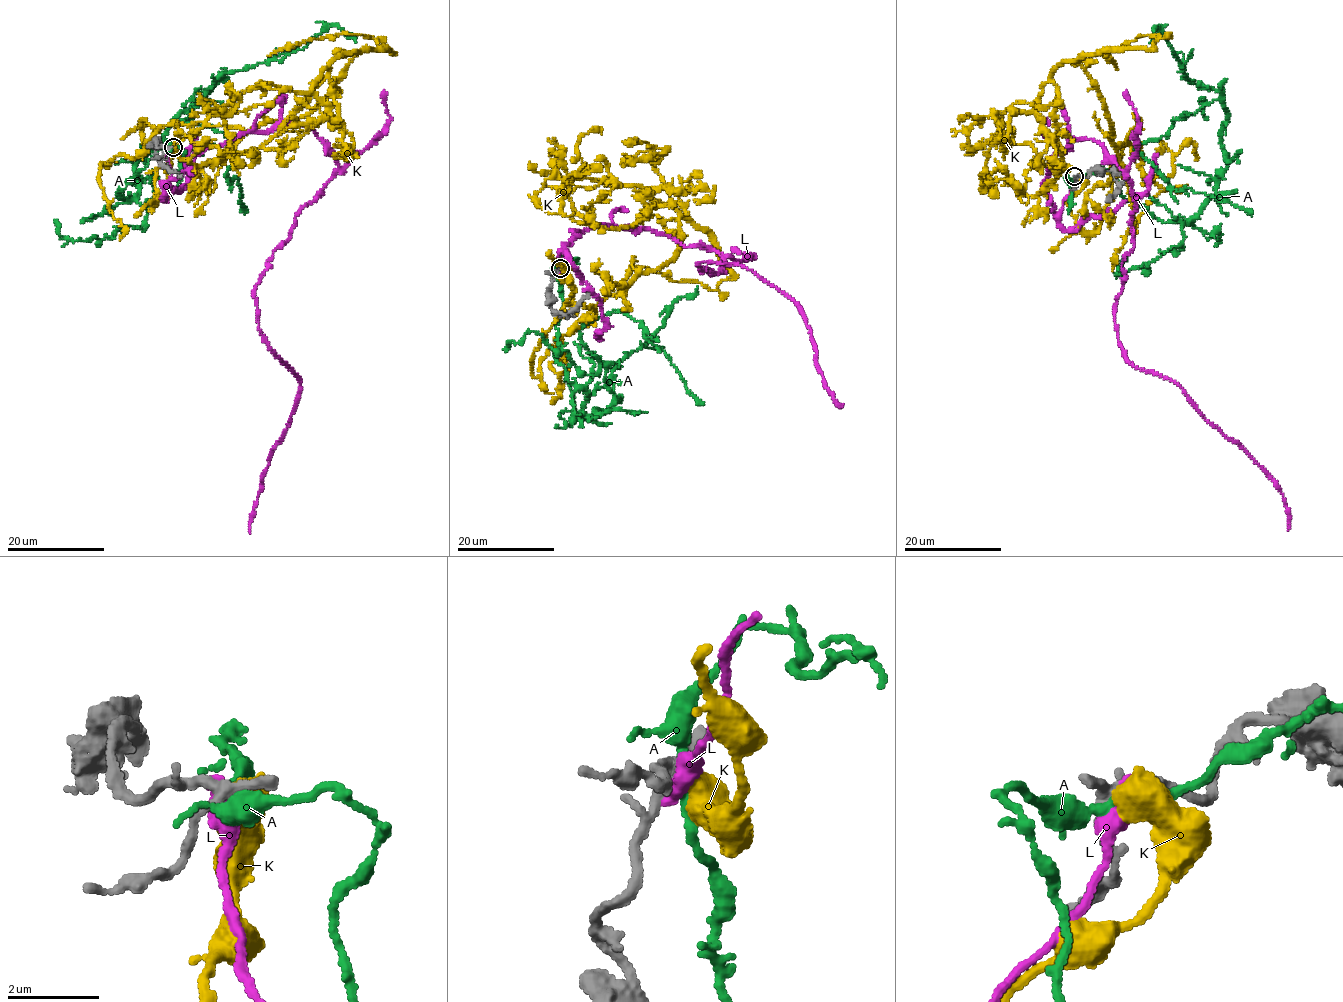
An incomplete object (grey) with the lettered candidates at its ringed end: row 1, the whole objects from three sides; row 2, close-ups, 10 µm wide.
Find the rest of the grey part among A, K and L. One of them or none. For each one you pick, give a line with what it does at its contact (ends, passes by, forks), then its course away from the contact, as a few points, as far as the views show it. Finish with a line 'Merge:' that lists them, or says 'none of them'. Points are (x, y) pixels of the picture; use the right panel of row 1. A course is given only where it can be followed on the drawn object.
Merge: none of them

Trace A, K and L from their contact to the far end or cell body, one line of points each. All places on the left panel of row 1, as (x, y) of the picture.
A: (168, 149), (121, 199), (138, 190), (135, 164), (210, 89), (181, 122), (228, 138), (243, 214)
K: (169, 148), (154, 202), (186, 136), (301, 118), (356, 52), (257, 147), (195, 165), (174, 141), (243, 165)
L: (166, 148), (169, 182), (208, 148), (296, 124), (337, 166), (254, 292), (258, 328), (300, 384), (250, 533)

